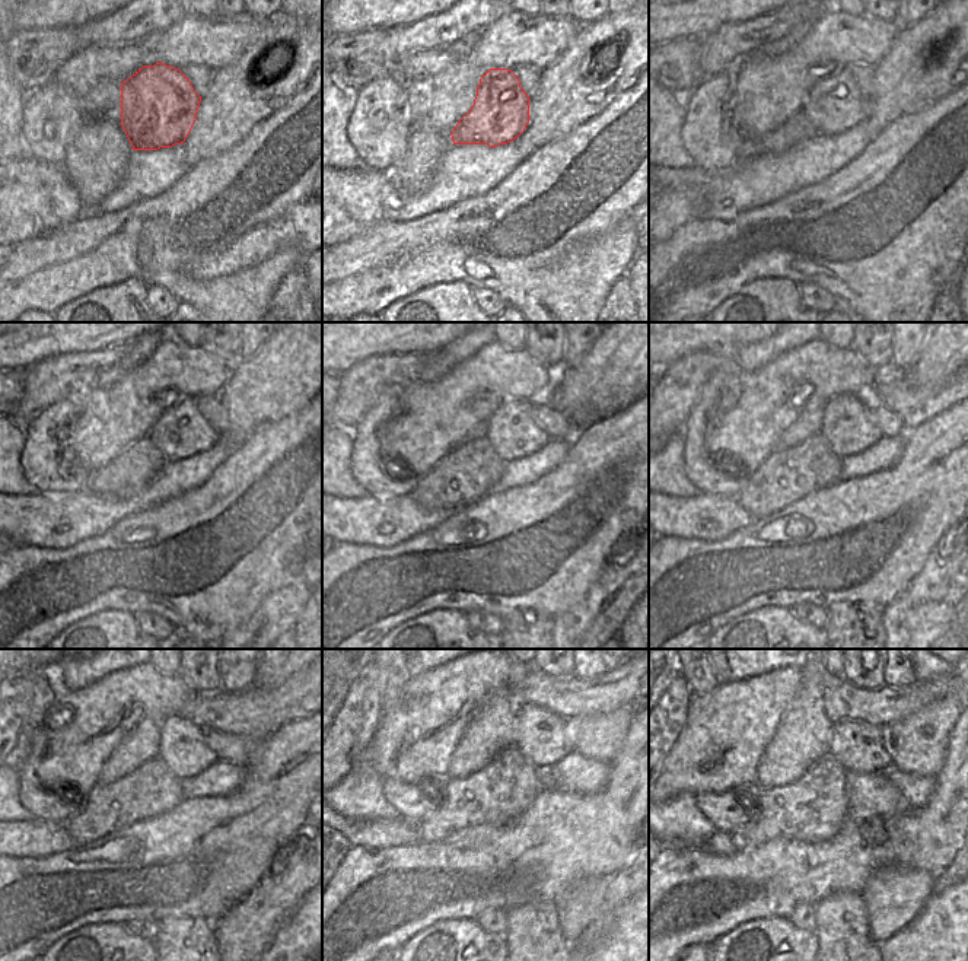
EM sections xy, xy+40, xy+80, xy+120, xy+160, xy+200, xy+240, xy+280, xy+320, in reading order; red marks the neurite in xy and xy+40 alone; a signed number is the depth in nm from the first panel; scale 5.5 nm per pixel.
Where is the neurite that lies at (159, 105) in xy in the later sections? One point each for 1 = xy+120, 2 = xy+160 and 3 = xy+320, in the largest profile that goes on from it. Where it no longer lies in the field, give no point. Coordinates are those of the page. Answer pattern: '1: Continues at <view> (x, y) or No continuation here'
1: Continues at xy+120 (181, 432)
2: Continues at xy+160 (512, 432)
3: Continues at xy+320 (868, 725)

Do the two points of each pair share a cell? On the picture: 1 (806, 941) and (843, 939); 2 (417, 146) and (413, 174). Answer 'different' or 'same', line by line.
1: different
2: same

